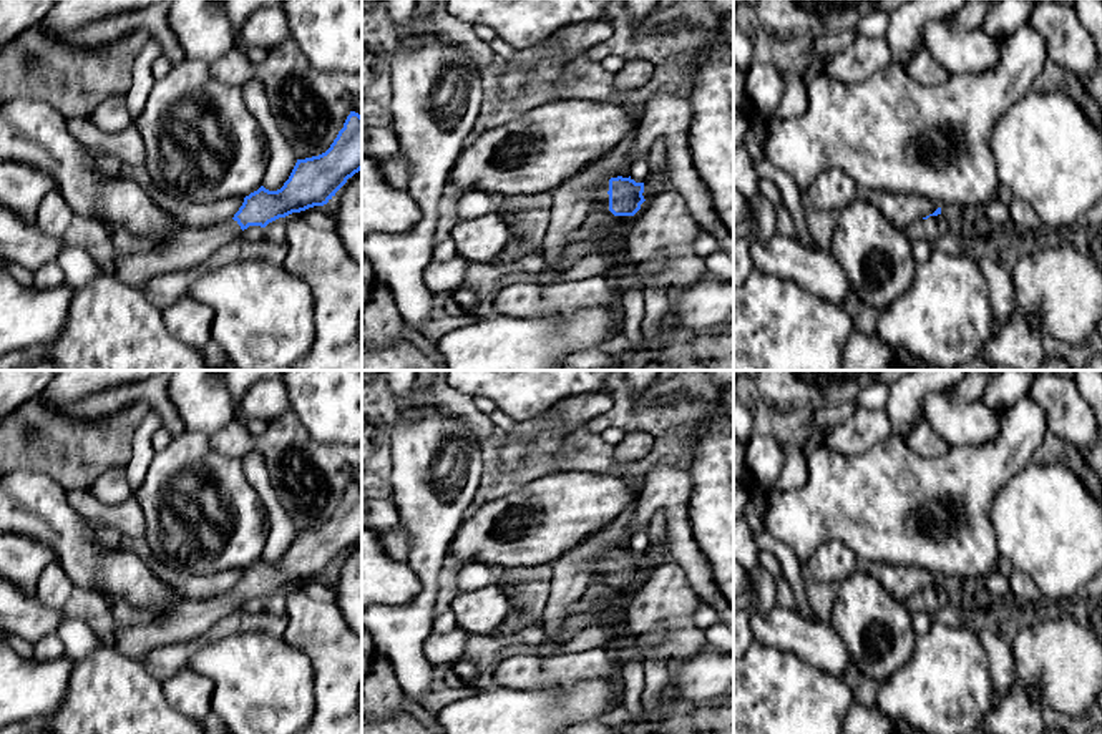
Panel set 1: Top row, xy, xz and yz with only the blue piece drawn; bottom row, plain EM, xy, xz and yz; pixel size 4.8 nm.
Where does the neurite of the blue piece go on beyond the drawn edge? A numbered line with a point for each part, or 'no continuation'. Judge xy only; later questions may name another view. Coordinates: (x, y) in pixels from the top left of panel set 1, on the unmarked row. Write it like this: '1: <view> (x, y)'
1: xy (188, 620)

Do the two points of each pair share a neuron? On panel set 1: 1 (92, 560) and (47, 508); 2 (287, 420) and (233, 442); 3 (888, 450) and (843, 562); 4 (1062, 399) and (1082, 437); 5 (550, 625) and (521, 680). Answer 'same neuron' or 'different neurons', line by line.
1: same neuron
2: same neuron
3: different neurons
4: same neuron
5: different neurons

